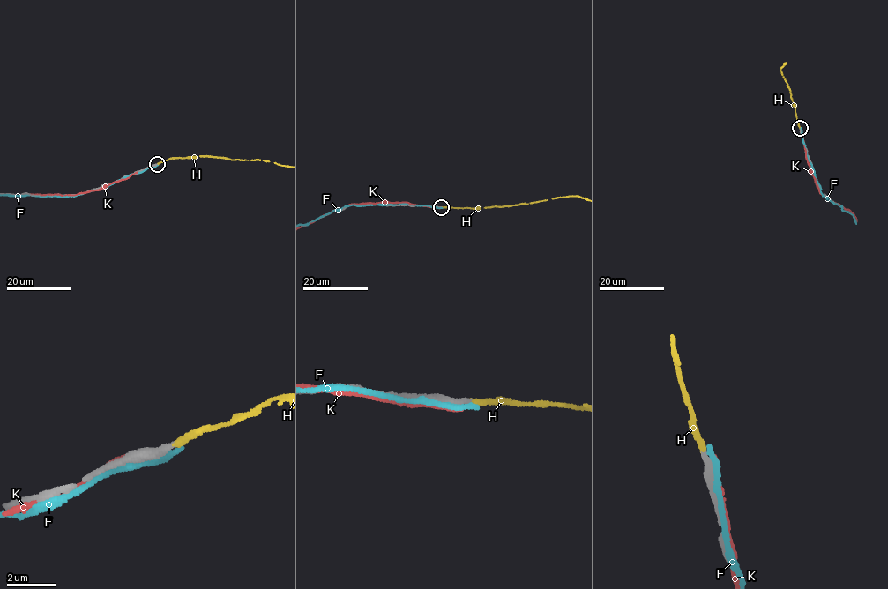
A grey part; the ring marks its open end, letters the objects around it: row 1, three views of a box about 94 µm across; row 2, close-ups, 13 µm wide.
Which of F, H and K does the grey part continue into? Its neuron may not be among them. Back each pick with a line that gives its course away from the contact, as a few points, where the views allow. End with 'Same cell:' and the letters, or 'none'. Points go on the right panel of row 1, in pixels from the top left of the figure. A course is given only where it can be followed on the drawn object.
H: Its course: (800, 129), (780, 67), (801, 57), (807, 63), (845, 64), (795, 40), (779, 43), (772, 55), (757, 62)
Same cell: H

